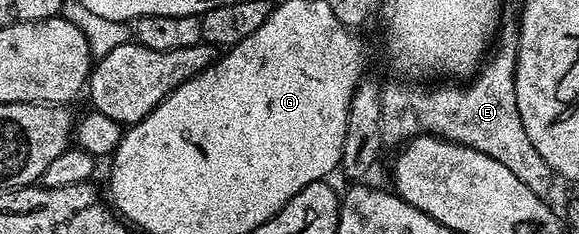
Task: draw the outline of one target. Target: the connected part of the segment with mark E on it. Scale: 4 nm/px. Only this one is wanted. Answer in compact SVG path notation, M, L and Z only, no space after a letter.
M504 24L497 34L497 44L493 52L479 66L479 72L466 83L413 83L410 80L391 81L384 84L381 89L381 135L384 146L402 146L414 137L444 137L465 147L473 147L489 159L497 159L504 167L509 167L529 191L533 191L541 198L548 196L551 189L553 174L549 163L537 155L537 147L529 143L529 135L525 135L525 123L521 123L521 111L517 111L517 83L515 72L517 71L517 51L519 50L519 35L514 24Z

